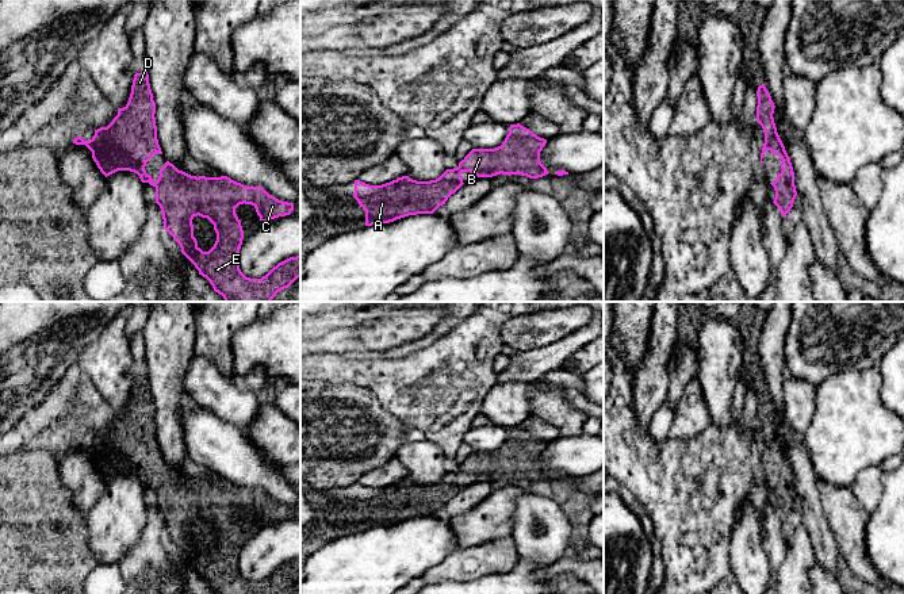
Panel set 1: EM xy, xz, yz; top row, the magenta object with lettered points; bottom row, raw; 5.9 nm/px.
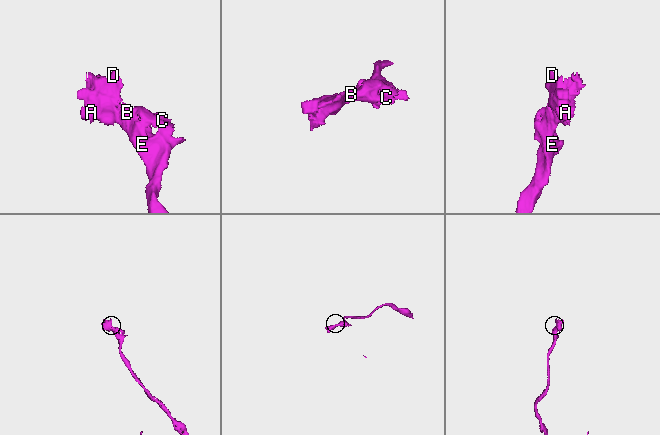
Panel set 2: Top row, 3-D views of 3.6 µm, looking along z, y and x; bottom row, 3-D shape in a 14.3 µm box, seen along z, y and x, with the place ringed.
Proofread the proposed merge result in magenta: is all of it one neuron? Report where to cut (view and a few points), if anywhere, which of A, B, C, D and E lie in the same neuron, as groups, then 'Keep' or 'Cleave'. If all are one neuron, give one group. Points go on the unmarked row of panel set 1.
No split. Groups: A B C D E. Keep

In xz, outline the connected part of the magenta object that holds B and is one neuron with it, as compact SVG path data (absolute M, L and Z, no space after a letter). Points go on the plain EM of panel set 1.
M520 426L510 428L501 449L472 452L457 471L447 472L436 483L417 484L402 479L382 488L355 483L353 501L365 514L365 529L390 526L409 518L433 517L464 487L463 475L471 475L478 480L502 476L539 482L548 478L540 464L540 455L545 447L547 442Z

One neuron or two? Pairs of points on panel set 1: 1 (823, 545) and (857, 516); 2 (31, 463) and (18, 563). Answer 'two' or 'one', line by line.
1: two
2: one

